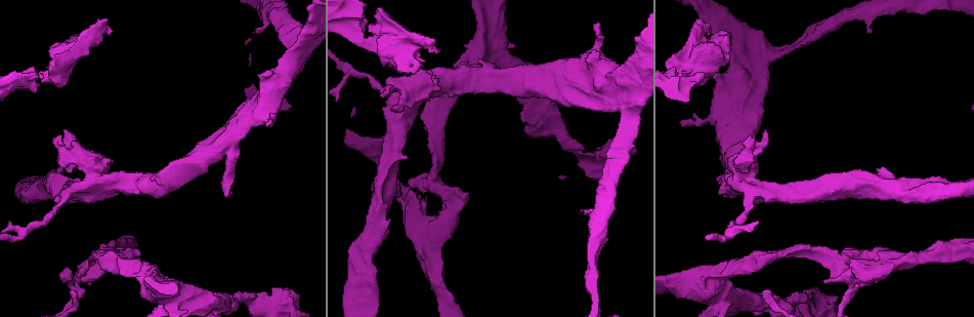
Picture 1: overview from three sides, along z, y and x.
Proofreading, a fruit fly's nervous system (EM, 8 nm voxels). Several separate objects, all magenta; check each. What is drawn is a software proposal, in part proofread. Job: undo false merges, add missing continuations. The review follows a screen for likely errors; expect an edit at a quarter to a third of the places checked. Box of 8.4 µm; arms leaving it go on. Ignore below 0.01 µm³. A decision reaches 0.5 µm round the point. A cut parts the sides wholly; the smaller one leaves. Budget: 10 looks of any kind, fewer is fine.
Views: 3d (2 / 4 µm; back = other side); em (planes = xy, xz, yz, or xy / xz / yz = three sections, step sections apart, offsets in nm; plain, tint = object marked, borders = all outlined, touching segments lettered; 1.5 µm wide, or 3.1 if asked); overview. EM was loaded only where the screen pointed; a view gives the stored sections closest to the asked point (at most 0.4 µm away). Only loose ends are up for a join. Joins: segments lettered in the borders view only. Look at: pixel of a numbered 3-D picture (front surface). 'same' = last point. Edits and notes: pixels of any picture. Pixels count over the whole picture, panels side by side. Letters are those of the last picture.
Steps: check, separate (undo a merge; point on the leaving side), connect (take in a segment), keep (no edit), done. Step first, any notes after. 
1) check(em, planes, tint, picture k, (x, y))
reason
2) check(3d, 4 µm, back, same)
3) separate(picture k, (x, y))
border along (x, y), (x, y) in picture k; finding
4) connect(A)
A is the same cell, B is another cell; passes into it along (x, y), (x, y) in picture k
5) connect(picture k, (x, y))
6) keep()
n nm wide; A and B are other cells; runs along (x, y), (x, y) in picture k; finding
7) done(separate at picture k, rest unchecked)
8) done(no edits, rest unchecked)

check(3d, 4 µm, picture 1, (767, 199))
branch stops here

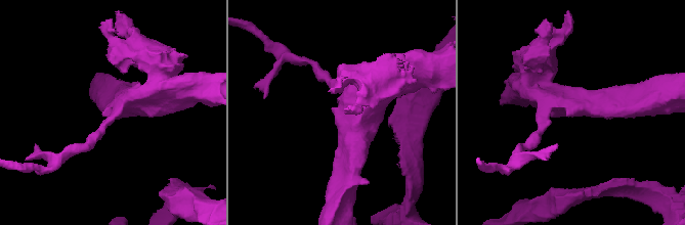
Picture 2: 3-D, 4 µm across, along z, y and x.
check(em, planes, tint, picture 2, (569, 112))
shape alone is not enough

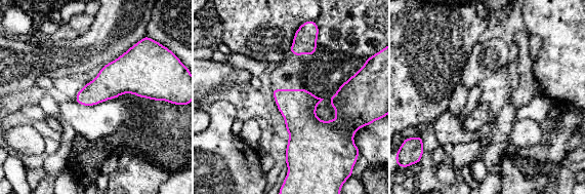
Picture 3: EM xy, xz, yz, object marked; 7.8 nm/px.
check(em, planes, borders, same)
see the neighbours

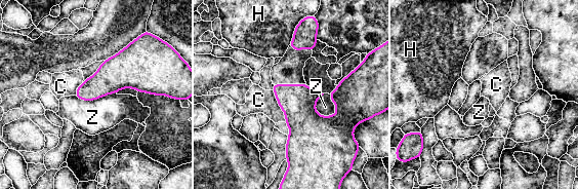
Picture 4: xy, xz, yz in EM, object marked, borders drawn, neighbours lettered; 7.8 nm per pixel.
keep()
C, H and Z are other cells; no lettered segment goes on from it

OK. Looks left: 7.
check(3d, 4 µm, picture 1, (170, 302))
sudden change in width

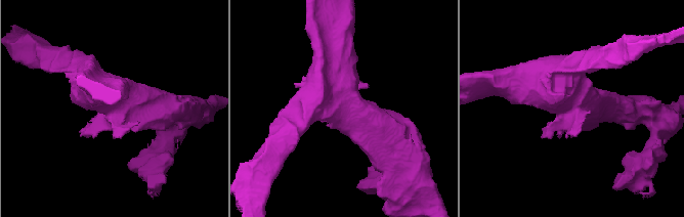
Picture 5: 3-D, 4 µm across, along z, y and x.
check(em, planes, plain, picture 5, (113, 109))
need the tissue

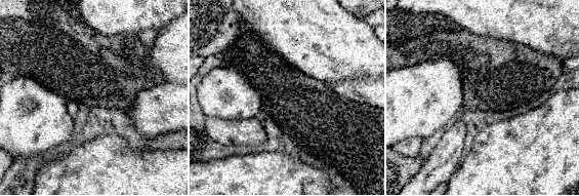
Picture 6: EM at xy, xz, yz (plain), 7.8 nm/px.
check(em, planes, borders, same)
what lies round it

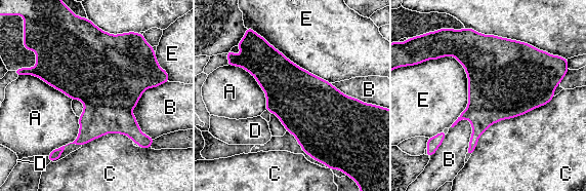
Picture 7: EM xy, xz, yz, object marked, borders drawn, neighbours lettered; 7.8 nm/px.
keep()
C touches over 800 nm; A, B, C, D and E are other cells; border along (228, 65), (254, 77), (265, 110) in picture 7; continuous, no second neuron

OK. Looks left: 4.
check(3d, 2 µm, picture 1, (225, 197))
an open end

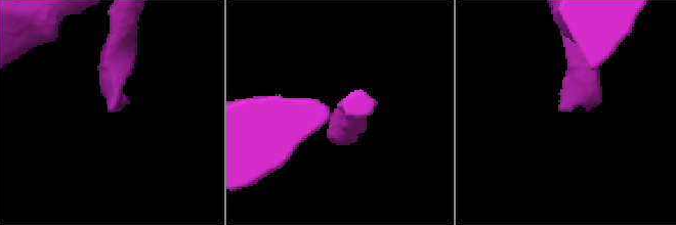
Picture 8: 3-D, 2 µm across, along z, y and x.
check(em, 3.1 µm, xz, step 16, tint, picture 8, (561, 109))

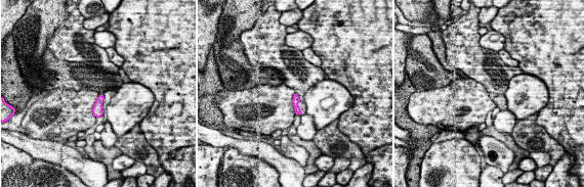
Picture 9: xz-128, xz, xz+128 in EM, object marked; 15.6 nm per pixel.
check(em, 3.1 µm, planes, borders, same)
cut it another way

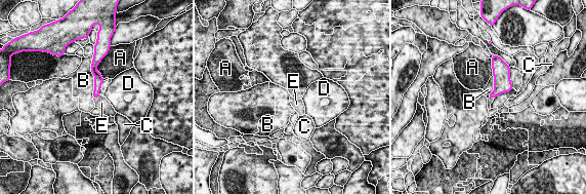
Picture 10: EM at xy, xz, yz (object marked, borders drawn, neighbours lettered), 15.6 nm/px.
connect(E)
E is the same cell, A, B, C and D are other cells; passes into it along (98, 81), (96, 96), (101, 103) in picture 10; the neuron continues

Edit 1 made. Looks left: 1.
done(connect at picture 10, rest unchecked)

